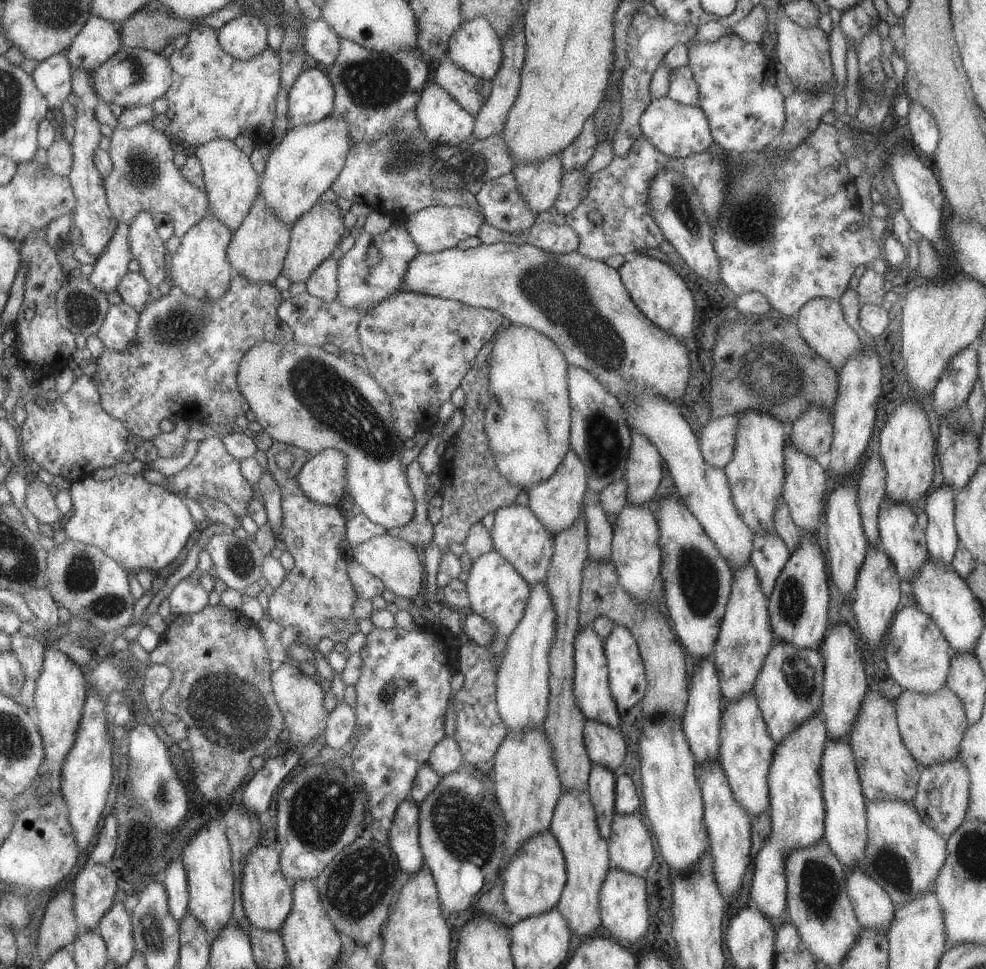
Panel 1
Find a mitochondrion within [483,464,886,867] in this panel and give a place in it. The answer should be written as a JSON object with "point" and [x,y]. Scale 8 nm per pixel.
{"point":[698,577]}

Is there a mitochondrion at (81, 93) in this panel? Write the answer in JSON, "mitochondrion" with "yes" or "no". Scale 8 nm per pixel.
{"mitochondrion":"no"}

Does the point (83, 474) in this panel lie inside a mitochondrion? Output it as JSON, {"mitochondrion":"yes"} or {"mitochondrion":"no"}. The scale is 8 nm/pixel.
{"mitochondrion":"no"}

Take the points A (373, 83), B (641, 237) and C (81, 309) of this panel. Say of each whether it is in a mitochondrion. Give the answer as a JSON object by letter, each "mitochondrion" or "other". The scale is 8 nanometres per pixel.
{"A":"mitochondrion","B":"other","C":"mitochondrion"}

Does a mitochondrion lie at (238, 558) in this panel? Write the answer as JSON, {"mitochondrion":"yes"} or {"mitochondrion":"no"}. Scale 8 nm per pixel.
{"mitochondrion":"yes"}

